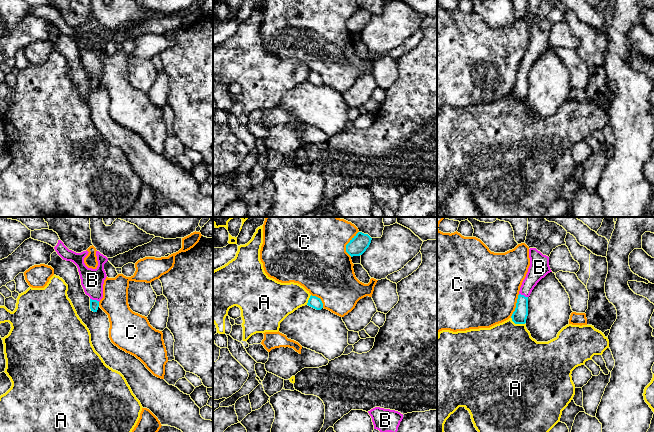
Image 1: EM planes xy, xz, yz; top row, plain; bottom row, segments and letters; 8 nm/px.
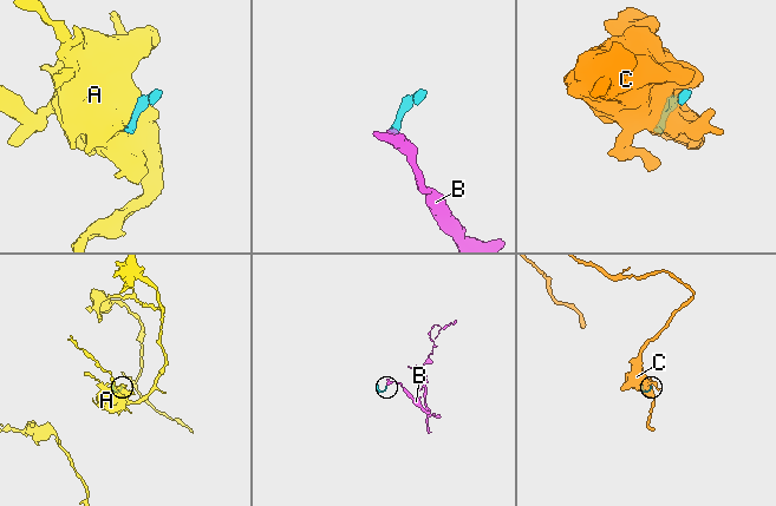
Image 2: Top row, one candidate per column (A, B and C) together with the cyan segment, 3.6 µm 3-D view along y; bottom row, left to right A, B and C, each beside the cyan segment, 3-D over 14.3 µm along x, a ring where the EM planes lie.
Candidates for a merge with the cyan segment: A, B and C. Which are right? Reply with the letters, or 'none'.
B

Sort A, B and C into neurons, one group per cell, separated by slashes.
A / B / C

